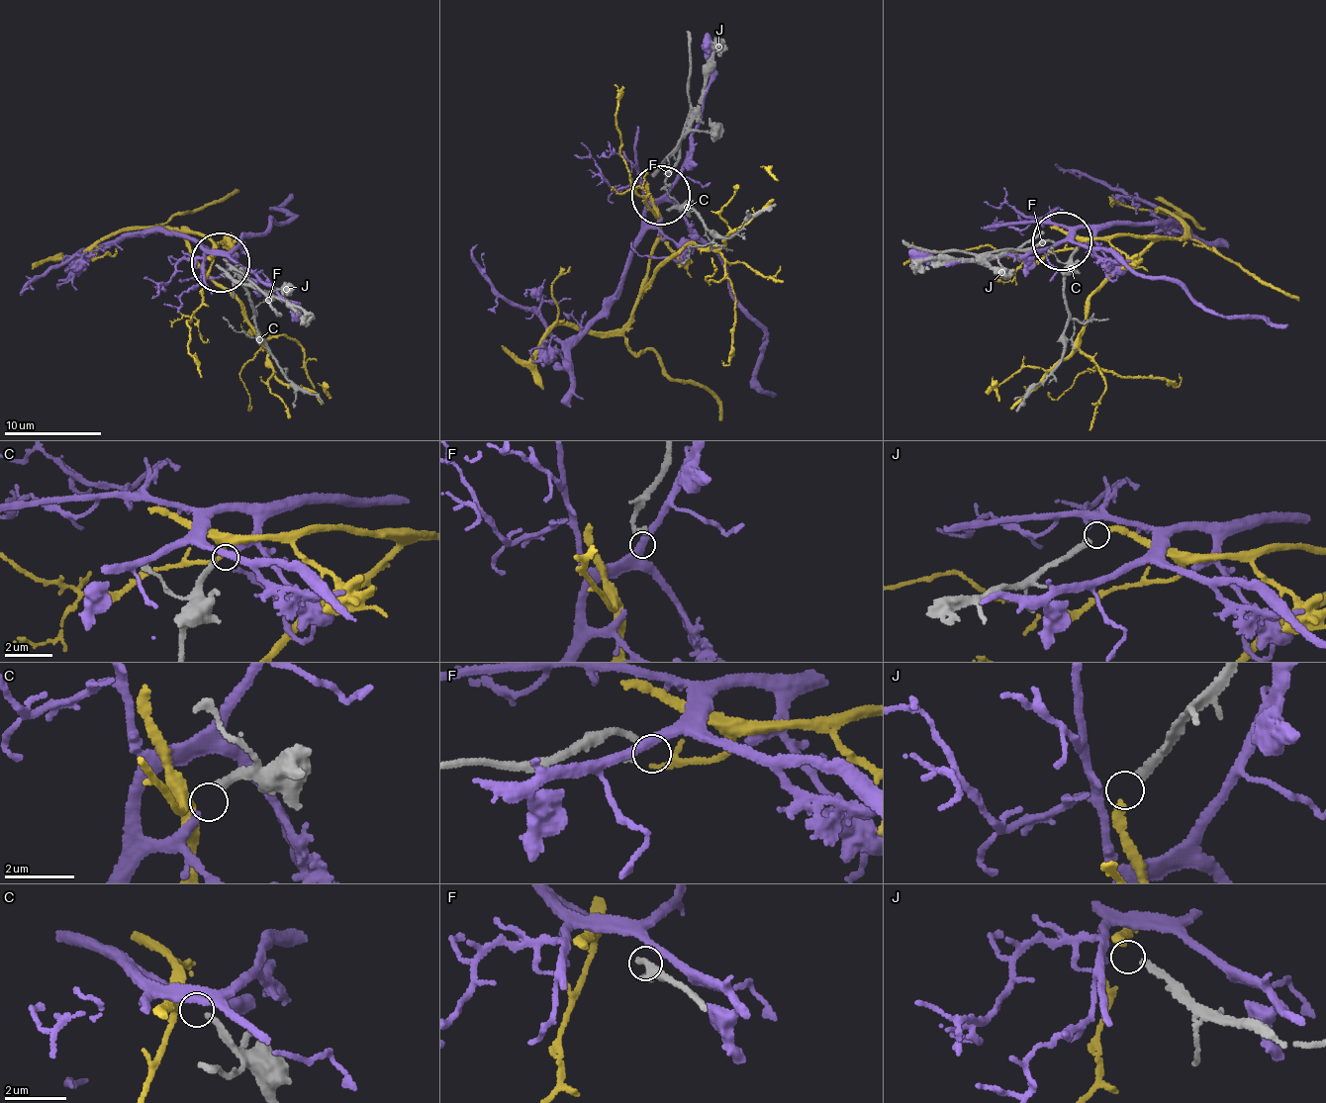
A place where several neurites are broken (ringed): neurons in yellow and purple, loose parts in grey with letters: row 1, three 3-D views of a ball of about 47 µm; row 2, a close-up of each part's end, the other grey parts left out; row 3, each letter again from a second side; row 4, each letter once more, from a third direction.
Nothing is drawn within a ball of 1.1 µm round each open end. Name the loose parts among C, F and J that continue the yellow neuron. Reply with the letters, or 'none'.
J

